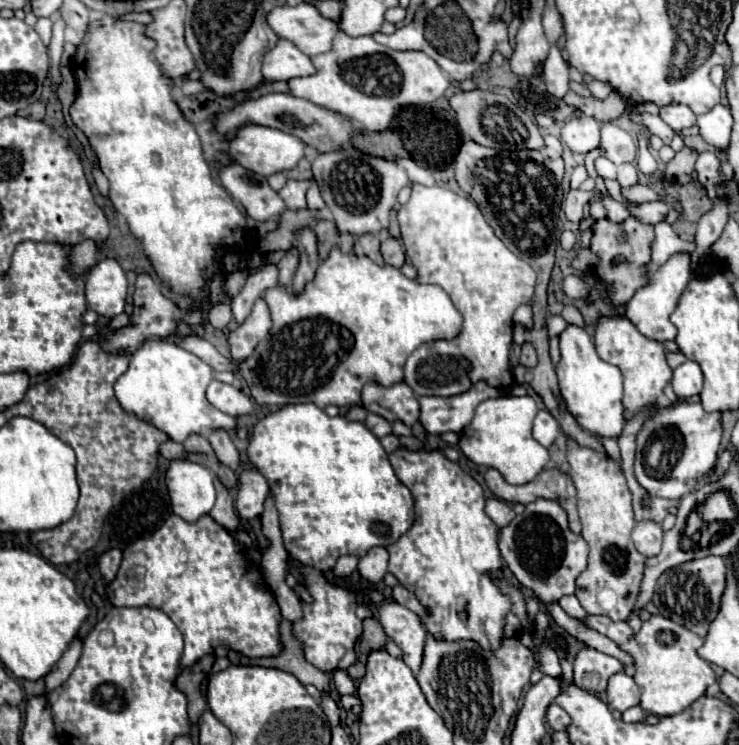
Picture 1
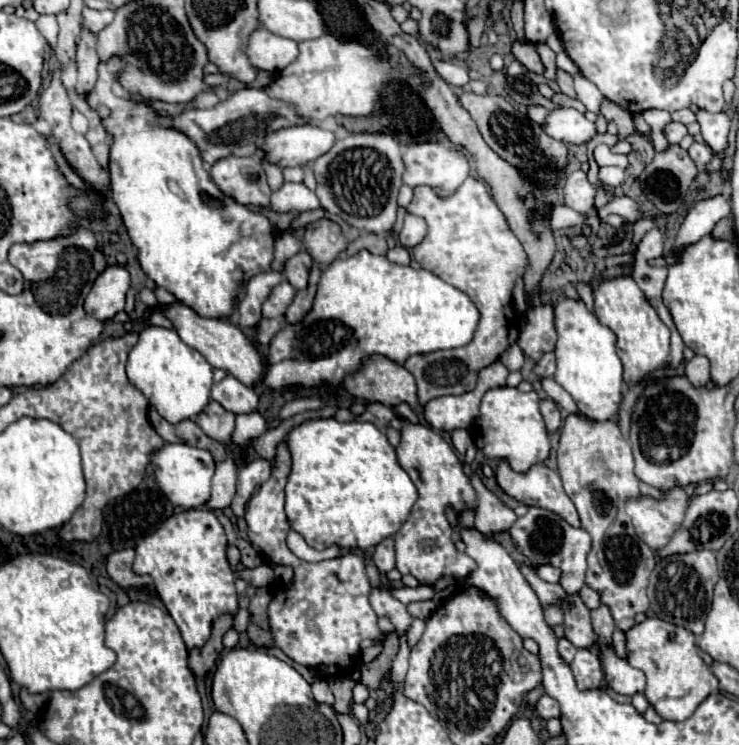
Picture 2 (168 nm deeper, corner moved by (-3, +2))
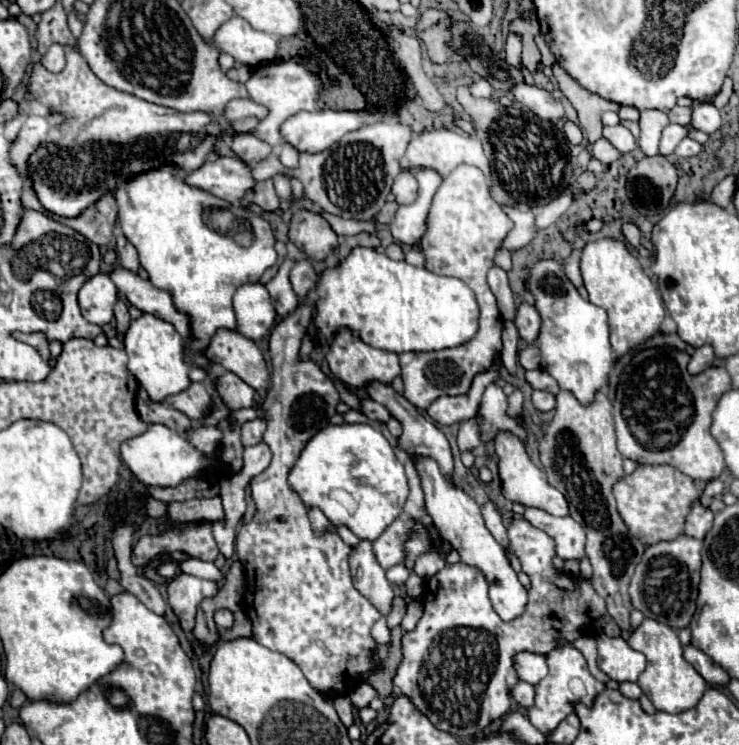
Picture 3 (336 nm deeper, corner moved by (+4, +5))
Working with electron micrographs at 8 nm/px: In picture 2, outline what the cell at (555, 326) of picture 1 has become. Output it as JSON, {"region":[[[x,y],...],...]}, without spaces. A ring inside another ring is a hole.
{"region":[[[541,305],[527,309],[527,323],[519,333],[517,345],[531,359],[539,359],[543,353],[553,351],[557,341],[555,325],[553,325],[553,307]]]}

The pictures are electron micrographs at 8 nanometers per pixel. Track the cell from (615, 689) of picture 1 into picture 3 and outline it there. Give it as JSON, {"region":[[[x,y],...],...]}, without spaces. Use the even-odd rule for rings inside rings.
{"region":[[[604,632],[594,636],[598,646],[598,668],[616,682],[636,682],[646,668],[642,652],[632,650],[620,636],[612,638]]]}

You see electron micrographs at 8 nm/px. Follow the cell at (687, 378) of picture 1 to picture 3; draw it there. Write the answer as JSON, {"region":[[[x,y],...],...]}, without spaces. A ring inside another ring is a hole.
{"region":[[[700,346],[696,348],[696,352],[692,354],[690,362],[688,362],[688,372],[690,374],[700,374],[704,370],[708,370],[708,366],[714,364],[714,352],[710,346]]]}

